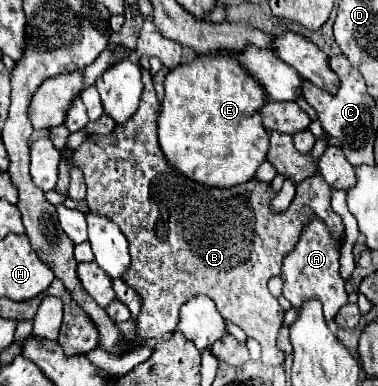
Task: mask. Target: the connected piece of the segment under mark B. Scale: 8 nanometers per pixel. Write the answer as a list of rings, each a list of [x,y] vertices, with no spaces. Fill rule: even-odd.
[[[141,67],[141,73],[143,73],[143,95],[141,95],[141,105],[137,113],[125,125],[117,125],[109,135],[89,135],[81,143],[81,147],[73,153],[71,159],[63,157],[59,163],[59,181],[55,191],[67,197],[69,173],[71,169],[79,169],[87,183],[89,211],[113,221],[129,241],[129,253],[131,253],[133,265],[123,279],[143,297],[143,307],[135,327],[133,349],[141,347],[141,343],[147,339],[153,339],[153,337],[159,339],[165,333],[175,331],[179,321],[179,307],[183,305],[183,301],[195,295],[207,295],[215,301],[219,313],[225,319],[241,327],[247,333],[247,337],[253,337],[259,341],[263,349],[261,361],[265,365],[281,365],[285,355],[277,349],[275,341],[281,329],[283,309],[277,303],[277,299],[269,293],[267,281],[279,275],[283,255],[293,251],[295,243],[299,241],[301,227],[307,223],[309,215],[315,213],[321,219],[325,219],[327,227],[337,237],[343,233],[343,221],[331,209],[331,189],[329,185],[325,185],[325,179],[321,175],[315,175],[297,187],[297,195],[285,213],[273,213],[269,209],[273,195],[267,183],[257,183],[255,179],[251,179],[231,189],[211,189],[195,181],[189,181],[179,171],[167,165],[157,145],[157,115],[161,111],[161,105],[155,97],[153,75],[143,67]]]

